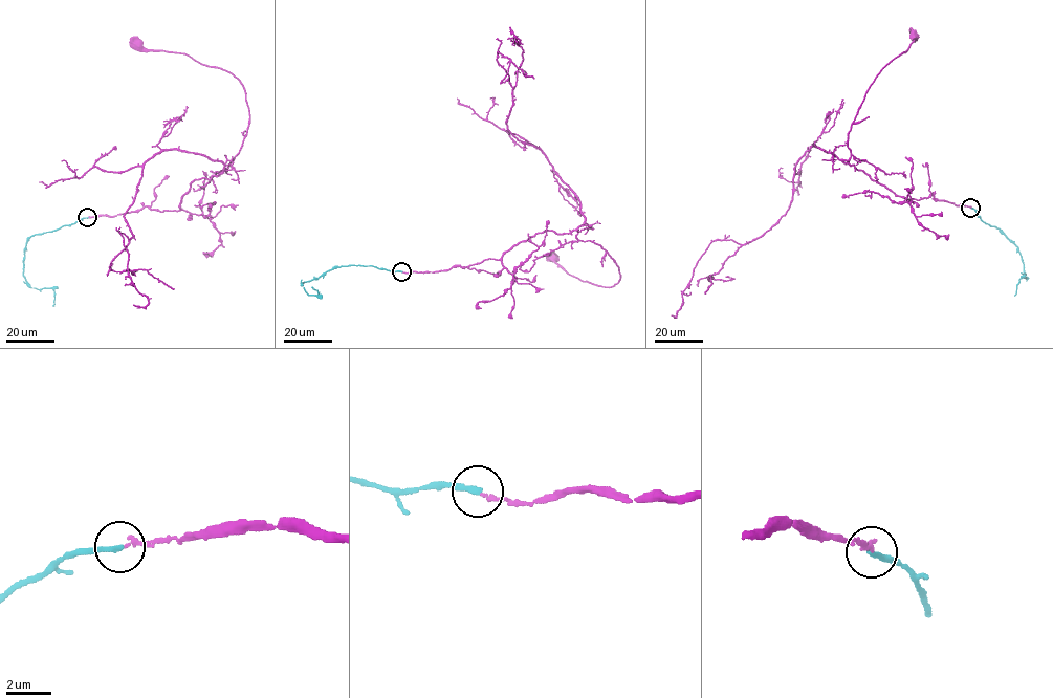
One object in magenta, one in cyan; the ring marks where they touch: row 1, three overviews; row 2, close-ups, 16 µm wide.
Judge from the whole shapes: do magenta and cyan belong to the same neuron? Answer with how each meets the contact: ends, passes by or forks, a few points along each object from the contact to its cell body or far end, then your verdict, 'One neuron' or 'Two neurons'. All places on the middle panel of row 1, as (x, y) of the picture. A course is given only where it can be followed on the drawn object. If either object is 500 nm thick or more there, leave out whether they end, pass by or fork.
At the ring magenta ends. At the ring cyan ends. Course of magenta: (402, 271), (499, 260), (536, 234), (575, 230), (578, 239), (600, 245), (621, 277), (598, 286), (553, 258). Course of cyan: (402, 271), (372, 266), (335, 267), (301, 283), (309, 295), (317, 296), (312, 286). Two neurons

